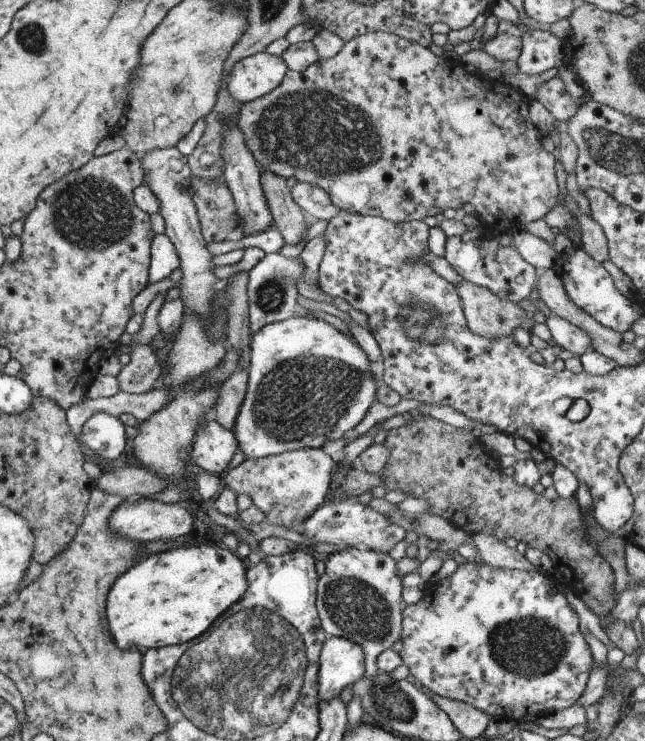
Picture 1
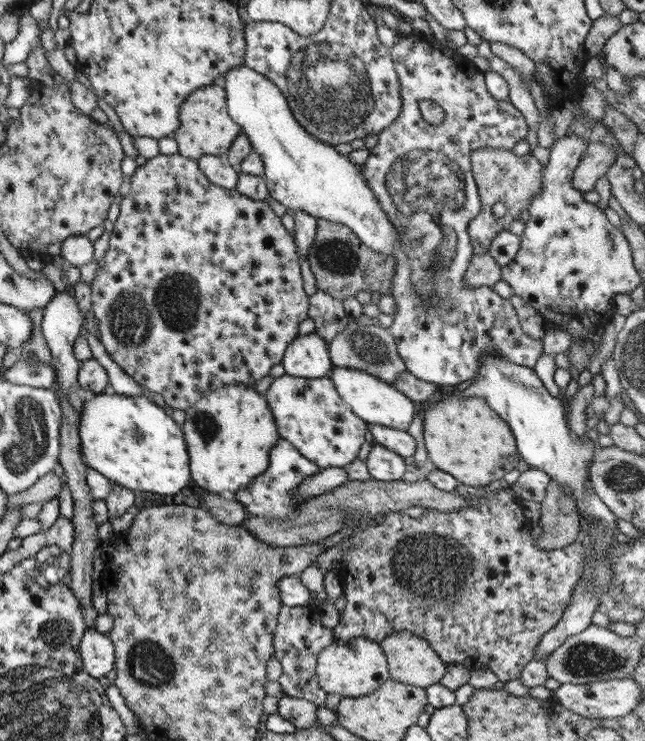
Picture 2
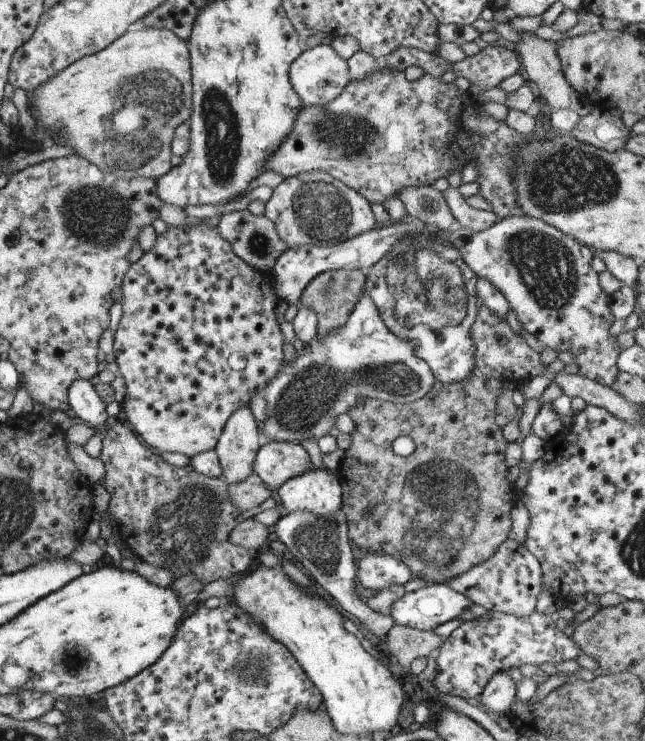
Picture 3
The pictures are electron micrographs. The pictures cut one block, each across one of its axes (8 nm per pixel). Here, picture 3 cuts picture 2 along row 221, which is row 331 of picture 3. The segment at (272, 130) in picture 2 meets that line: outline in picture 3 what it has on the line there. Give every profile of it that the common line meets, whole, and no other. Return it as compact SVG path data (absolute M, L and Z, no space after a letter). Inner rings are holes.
M367 292L359 296L353 312L349 315L345 326L327 332L323 338L314 338L303 345L303 350L296 354L291 362L285 362L277 370L261 393L265 401L265 420L263 420L263 436L267 441L299 443L301 440L316 440L328 434L335 427L335 416L346 413L359 396L380 399L385 402L410 403L419 400L429 392L435 378L427 363L415 355L417 340L401 340L389 332L377 309L373 306Z

